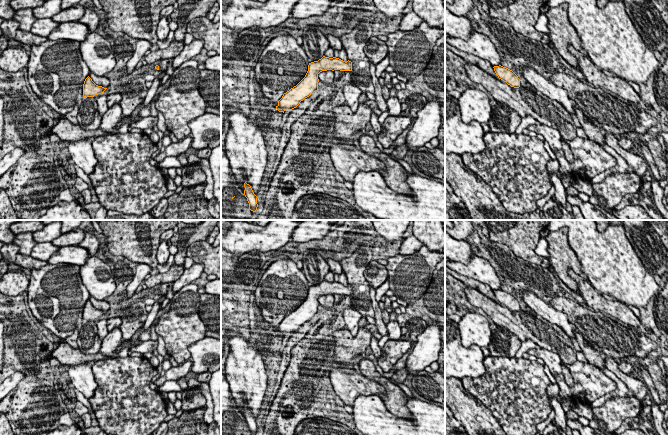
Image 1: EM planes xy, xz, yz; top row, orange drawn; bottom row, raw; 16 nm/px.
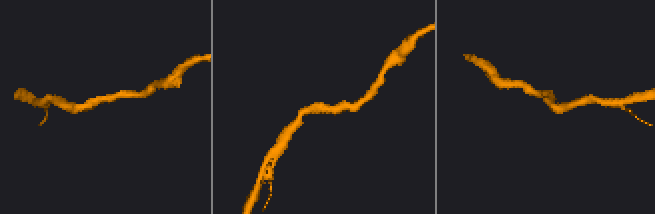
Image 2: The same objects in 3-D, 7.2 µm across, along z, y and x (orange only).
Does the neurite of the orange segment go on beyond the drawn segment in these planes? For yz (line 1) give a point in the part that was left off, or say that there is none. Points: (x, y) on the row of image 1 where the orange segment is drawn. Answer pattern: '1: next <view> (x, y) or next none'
1: next none

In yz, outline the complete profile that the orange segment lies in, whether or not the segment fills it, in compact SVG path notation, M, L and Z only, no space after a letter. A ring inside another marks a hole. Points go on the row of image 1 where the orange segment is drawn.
M501 65L494 66L493 68L499 79L503 80L511 87L514 87L514 88L520 87L520 79L512 70L506 67L503 67Z

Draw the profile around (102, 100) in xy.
M106 95L100 96L96 99L96 101L98 105L98 112L101 116L103 116L104 113L108 110L107 96Z

